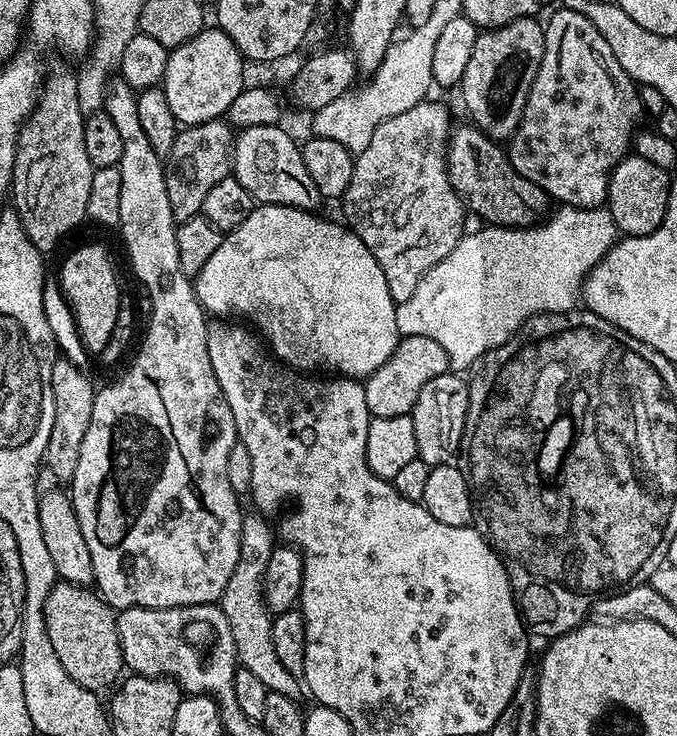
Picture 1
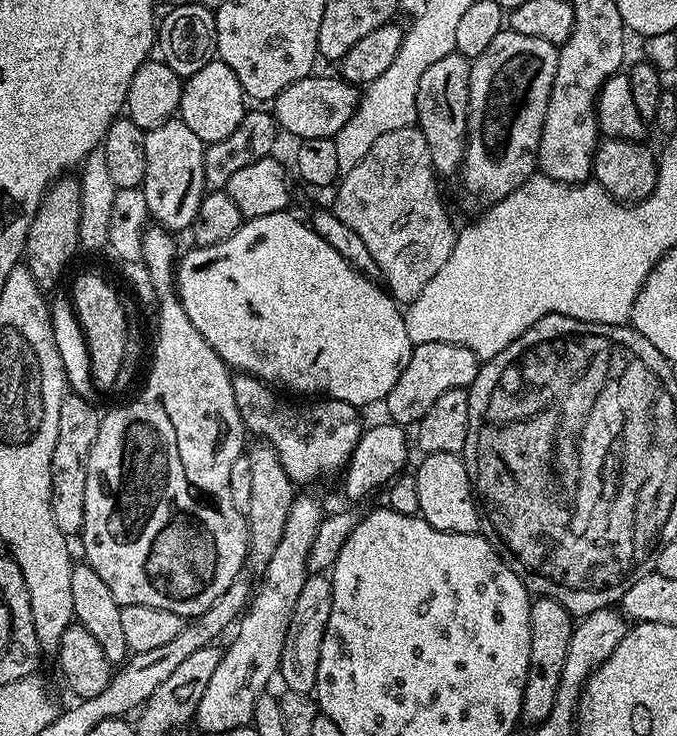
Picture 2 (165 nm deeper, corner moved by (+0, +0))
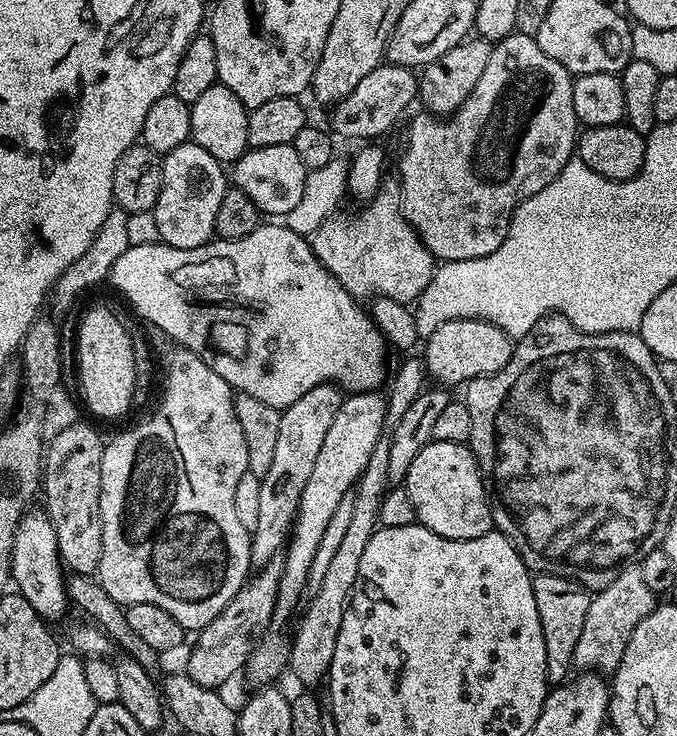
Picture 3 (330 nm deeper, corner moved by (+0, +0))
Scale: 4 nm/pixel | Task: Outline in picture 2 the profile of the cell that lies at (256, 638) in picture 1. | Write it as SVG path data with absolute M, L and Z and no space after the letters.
M256 442L256 445L247 449L250 458L251 493L250 510L246 513L248 521L248 558L249 569L262 570L270 562L274 550L282 538L282 530L286 527L286 517L290 514L290 506L298 495L292 480L282 470L282 462L278 454L267 442Z

